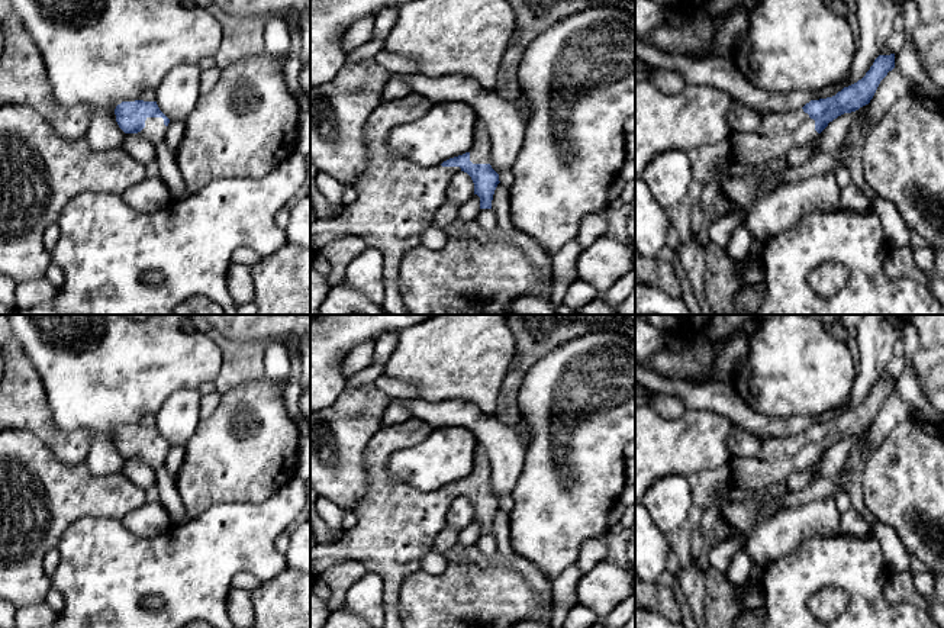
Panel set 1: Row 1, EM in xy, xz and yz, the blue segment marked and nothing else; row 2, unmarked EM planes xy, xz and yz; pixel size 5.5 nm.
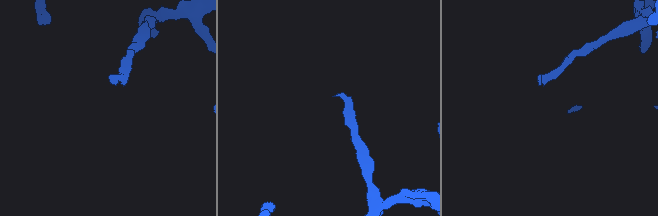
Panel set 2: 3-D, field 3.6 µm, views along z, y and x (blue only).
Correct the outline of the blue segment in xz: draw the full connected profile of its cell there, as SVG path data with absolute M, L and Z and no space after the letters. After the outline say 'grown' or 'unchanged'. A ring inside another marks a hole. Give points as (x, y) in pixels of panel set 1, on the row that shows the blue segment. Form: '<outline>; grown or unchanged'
M413 91L377 106L364 128L367 162L352 186L357 199L345 204L336 218L310 223L312 252L345 236L357 236L367 248L381 252L381 307L387 315L410 315L399 289L400 263L409 251L422 245L422 235L432 226L435 212L445 202L451 178L460 171L471 177L480 209L492 209L493 194L500 183L490 165L489 133L479 119L470 151L441 165L422 168L389 151L389 132L397 125L422 117L432 106L429 99Z; grown

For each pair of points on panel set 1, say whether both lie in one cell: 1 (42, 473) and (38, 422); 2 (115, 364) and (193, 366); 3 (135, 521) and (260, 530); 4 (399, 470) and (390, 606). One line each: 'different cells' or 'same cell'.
1: different cells
2: same cell
3: different cells
4: different cells

